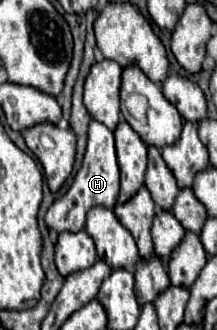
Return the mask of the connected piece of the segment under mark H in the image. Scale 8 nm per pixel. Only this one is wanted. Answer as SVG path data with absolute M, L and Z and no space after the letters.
M91 121L83 167L75 175L69 191L49 207L49 211L45 215L45 225L49 229L53 229L55 233L65 233L65 231L77 233L85 227L85 215L89 209L93 209L97 205L111 209L117 203L117 195L119 195L119 165L117 165L117 157L115 157L113 131L107 129L99 121Z

